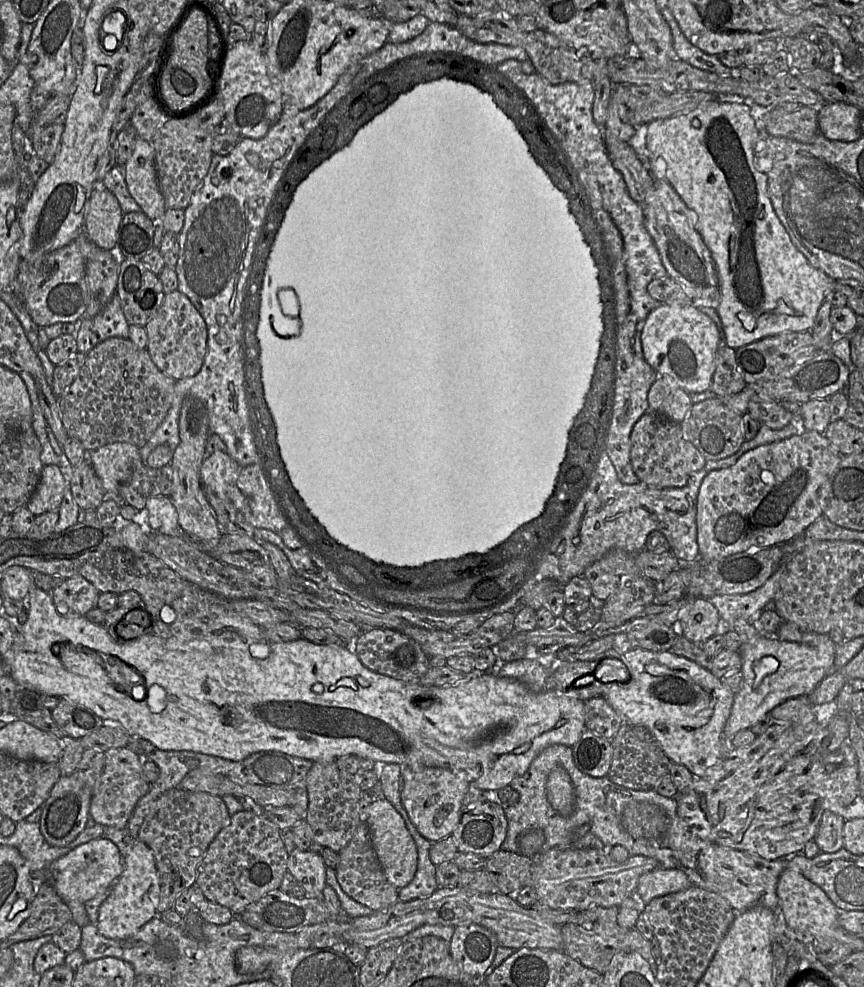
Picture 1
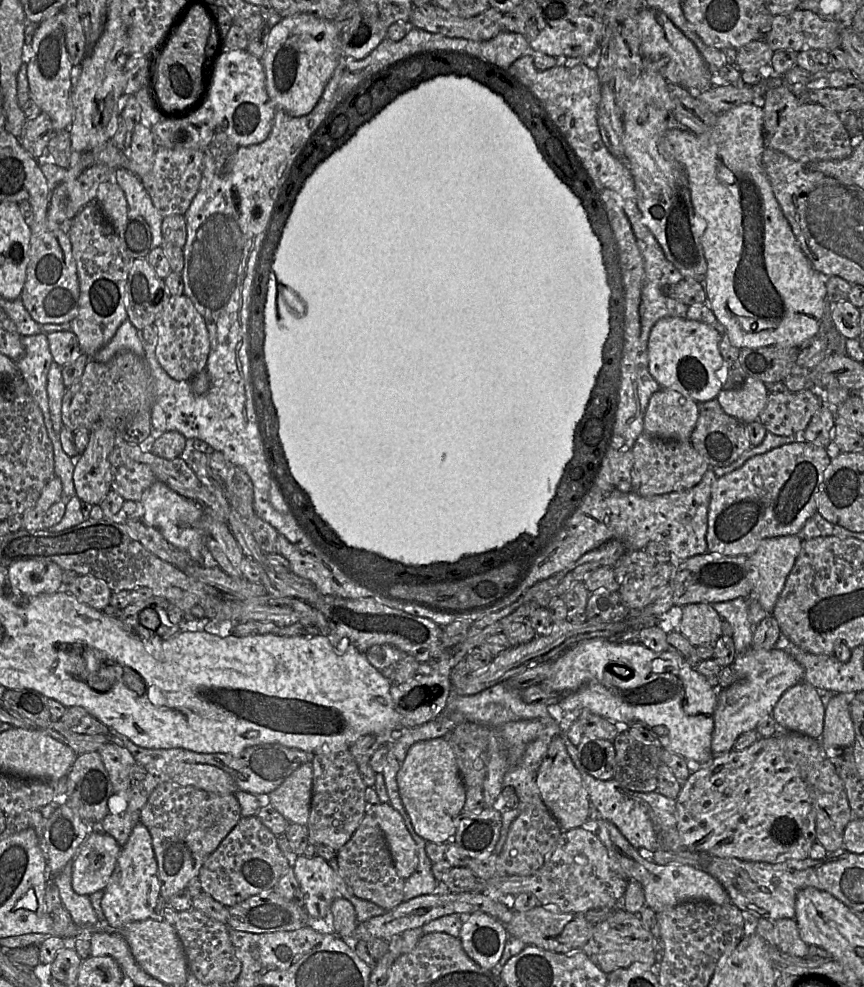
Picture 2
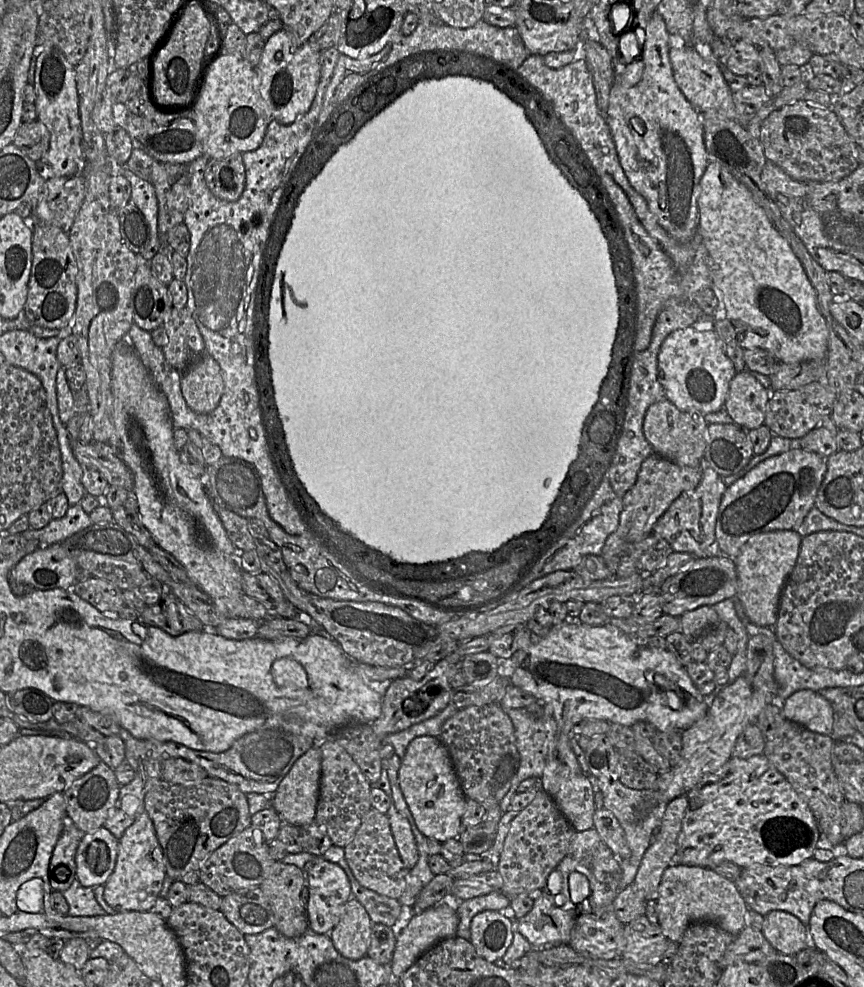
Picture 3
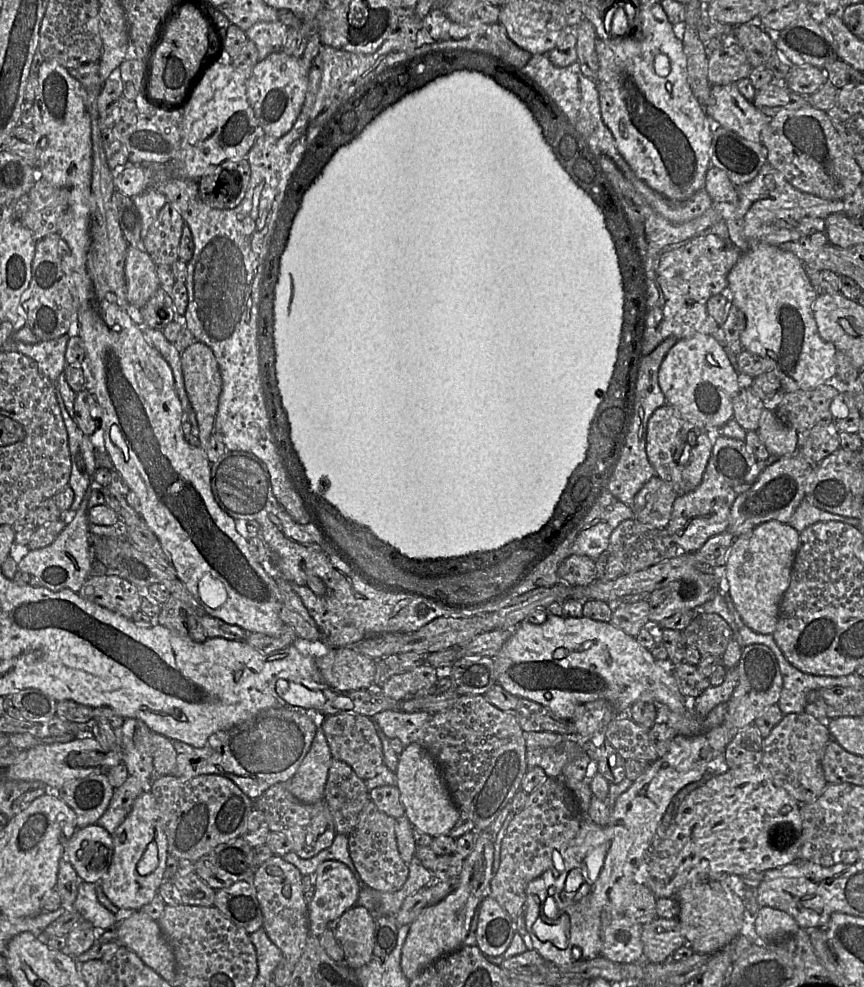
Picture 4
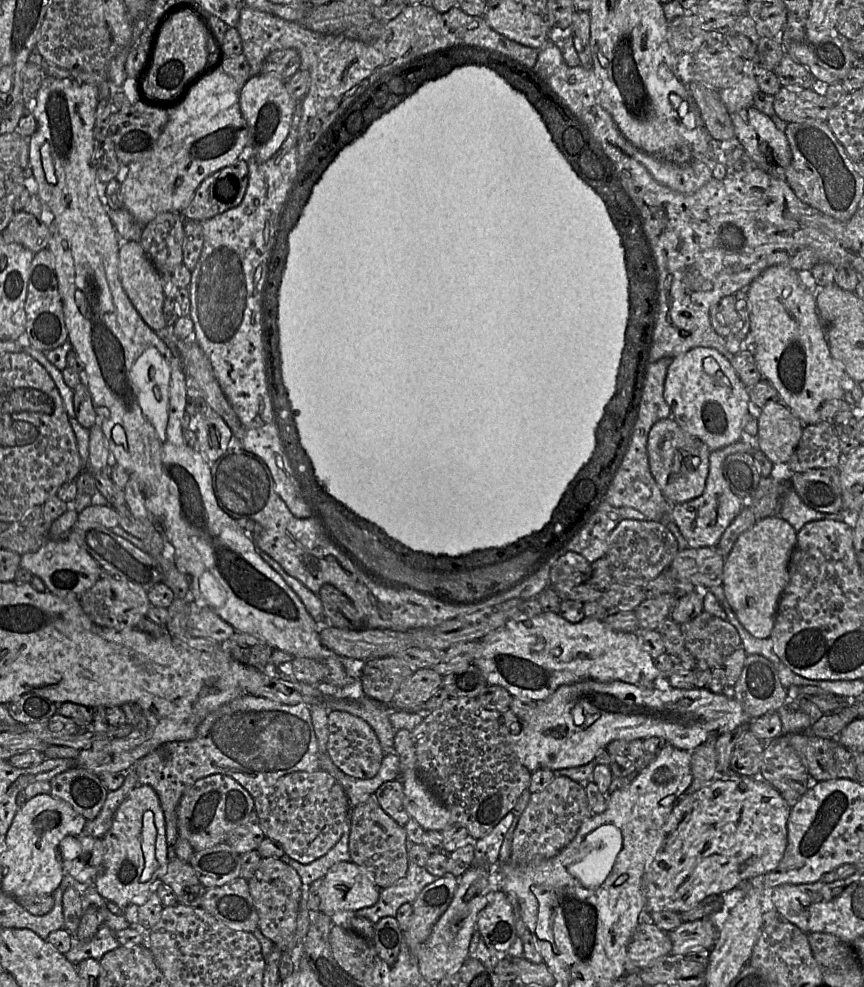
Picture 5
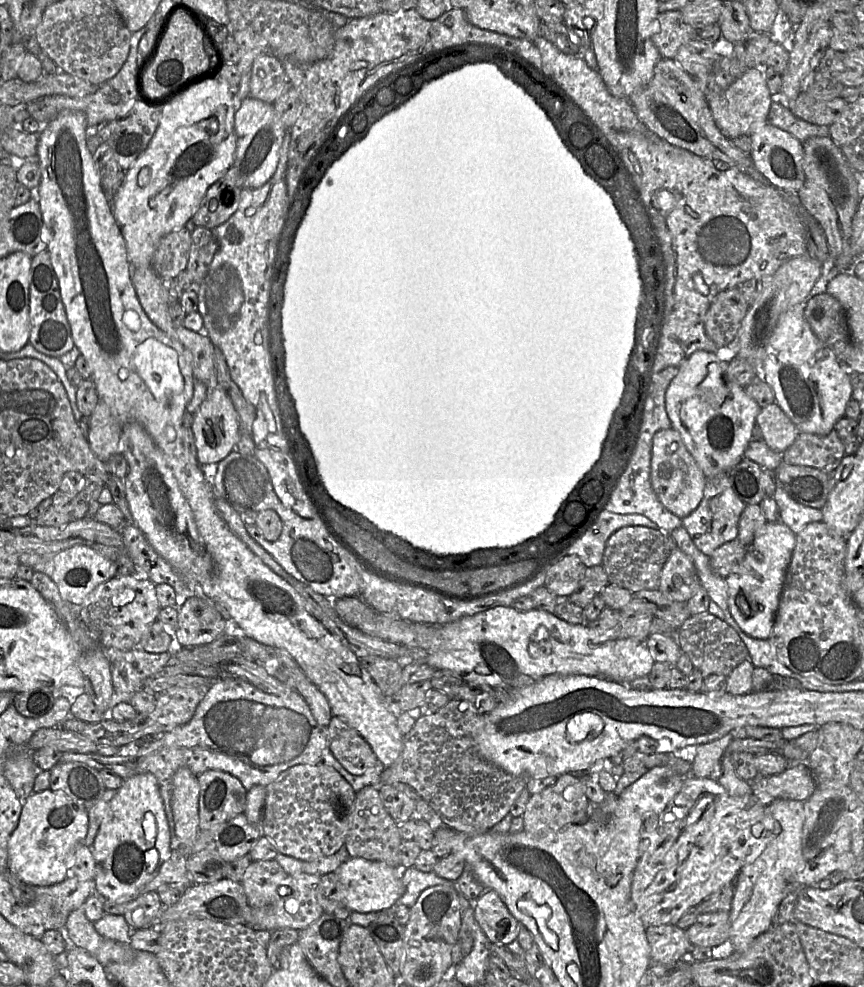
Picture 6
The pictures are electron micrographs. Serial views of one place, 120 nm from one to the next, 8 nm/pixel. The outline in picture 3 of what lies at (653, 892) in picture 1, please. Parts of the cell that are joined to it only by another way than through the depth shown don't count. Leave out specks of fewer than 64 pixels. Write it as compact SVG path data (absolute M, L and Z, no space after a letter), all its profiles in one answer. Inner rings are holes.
M595 809L594 828L619 862L630 857L630 848L624 830L609 810ZM671 864L663 873L654 895L657 906L659 927L670 942L679 943L687 929L694 922L709 922L736 937L745 927L748 906L737 889L734 881L727 879L710 868Z

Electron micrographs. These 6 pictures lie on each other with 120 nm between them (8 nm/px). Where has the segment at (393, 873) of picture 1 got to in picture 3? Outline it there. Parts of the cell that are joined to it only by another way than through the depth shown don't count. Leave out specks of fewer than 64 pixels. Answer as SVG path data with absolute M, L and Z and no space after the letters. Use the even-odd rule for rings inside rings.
M393 804L386 815L389 818L391 833L401 860L404 866L411 870L416 865L419 854L410 824L407 818L394 808Z

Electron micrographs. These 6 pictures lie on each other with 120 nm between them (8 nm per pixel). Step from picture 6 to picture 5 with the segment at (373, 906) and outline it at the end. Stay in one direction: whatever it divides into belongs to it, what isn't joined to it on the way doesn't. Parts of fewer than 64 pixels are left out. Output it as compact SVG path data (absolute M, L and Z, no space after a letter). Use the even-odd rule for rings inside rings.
M352 861L334 864L322 879L320 912L330 917L373 906L383 889L371 880L364 868Z

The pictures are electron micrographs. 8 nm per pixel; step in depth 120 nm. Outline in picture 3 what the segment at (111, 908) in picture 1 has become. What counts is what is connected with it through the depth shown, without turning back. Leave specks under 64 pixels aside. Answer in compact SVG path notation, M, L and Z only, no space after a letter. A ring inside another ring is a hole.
M143 811L118 841L115 868L104 884L104 899L116 911L150 911L166 876L163 852L153 822Z

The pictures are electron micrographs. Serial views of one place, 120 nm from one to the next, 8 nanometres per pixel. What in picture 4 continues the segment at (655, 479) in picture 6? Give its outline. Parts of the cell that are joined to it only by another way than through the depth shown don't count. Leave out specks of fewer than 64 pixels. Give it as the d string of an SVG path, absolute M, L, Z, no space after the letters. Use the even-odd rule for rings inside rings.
M668 403L657 408L648 421L646 452L656 475L670 483L679 494L694 490L702 481L710 459L714 430L685 421Z

